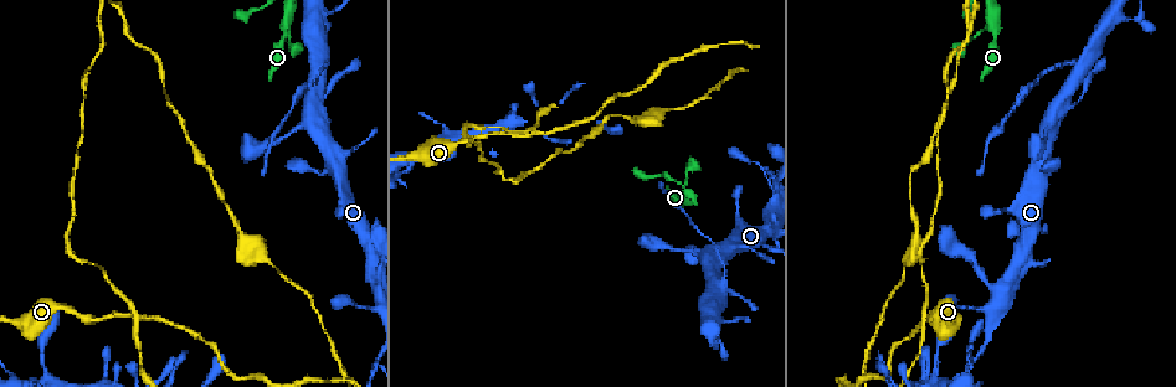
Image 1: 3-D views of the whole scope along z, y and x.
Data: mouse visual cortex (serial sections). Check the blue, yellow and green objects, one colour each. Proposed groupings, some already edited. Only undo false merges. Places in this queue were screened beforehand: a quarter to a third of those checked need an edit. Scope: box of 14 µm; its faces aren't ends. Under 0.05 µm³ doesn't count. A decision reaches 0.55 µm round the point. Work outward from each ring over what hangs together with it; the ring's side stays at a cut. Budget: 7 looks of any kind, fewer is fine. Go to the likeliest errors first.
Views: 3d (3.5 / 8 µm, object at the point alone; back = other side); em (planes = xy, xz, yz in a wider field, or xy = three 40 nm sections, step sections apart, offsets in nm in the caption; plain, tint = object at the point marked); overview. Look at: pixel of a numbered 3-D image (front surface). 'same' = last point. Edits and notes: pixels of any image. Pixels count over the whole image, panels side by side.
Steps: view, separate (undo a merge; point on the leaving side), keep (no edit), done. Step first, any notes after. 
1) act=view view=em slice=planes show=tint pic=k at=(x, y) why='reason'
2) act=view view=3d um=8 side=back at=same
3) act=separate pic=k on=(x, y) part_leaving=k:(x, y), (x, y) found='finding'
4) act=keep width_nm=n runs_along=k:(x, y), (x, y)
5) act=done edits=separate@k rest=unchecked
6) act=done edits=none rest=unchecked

act=view view=3d um=3.5 pic=1 at=(923, 316) why='abrupt turn'

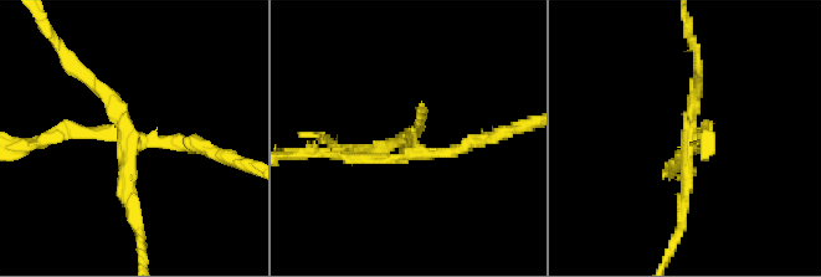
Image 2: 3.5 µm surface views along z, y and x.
act=view view=em slice=xy step=5 show=tint pic=2 at=(405, 150) arms=4 arm_widths_nm=150,150,150,150

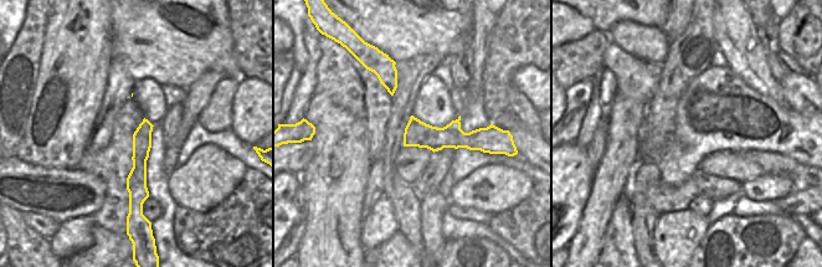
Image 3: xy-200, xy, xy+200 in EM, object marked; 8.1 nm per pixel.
act=separate pic=2 on=(123, 181) part_leaving=2:(126, 138), (121, 112), (56, 42) found='a second cell is stuck on'

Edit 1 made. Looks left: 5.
act=view view=3d um=3.5 pic=1 at=(287, 26) why='sharp bend'

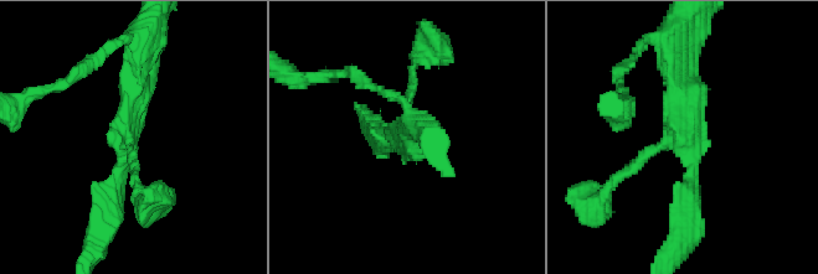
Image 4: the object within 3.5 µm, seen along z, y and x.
act=view view=em slice=xy step=5 show=tint pic=4 at=(124, 144) arms=3 arm_widths_nm=150,300,350

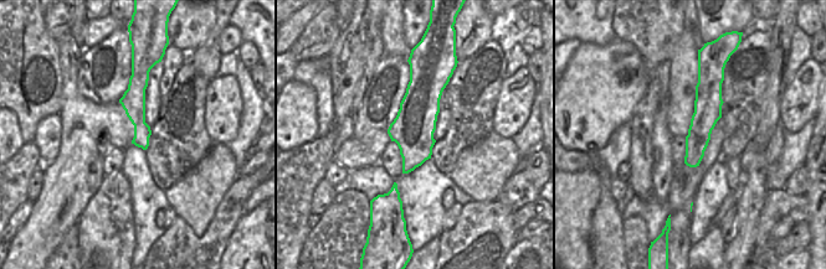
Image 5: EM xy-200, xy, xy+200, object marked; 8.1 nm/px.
act=keep runs_along=5:(704, 78), (704, 119), (692, 164) found='all the same cell'

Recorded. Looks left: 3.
act=view view=3d um=3.5 side=back pic=1 at=(301, 126)

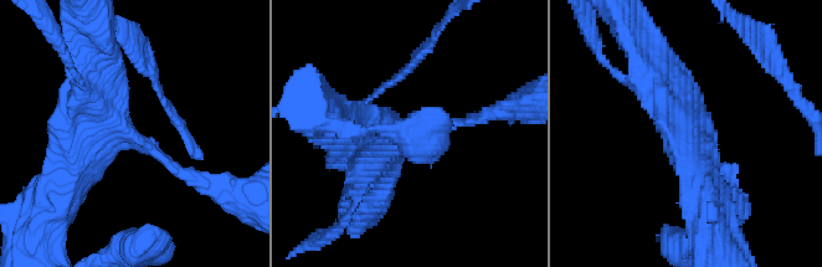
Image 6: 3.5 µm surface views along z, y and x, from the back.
act=view view=em slice=xy step=5 show=tint pic=6 at=(131, 136) why='now the EM'

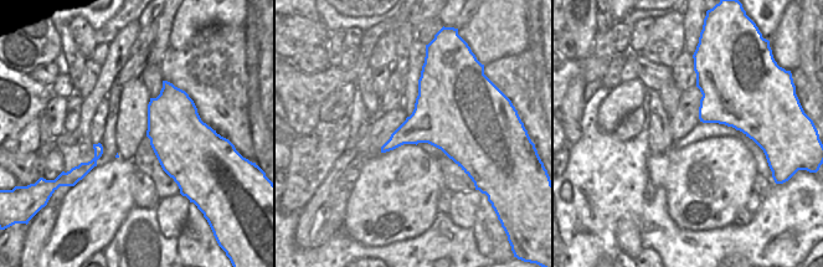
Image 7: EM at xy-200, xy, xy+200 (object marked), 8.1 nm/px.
act=view view=em slice=planes show=tint at=same

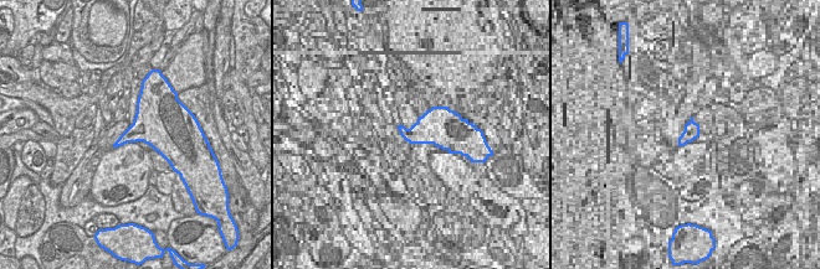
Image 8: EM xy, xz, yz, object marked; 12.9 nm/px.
act=keep runs_along=6:(695, 173), (689, 123), (635, 31) found='all the same cell'

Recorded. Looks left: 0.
act=done edits=separate@2 rest=unchecked

